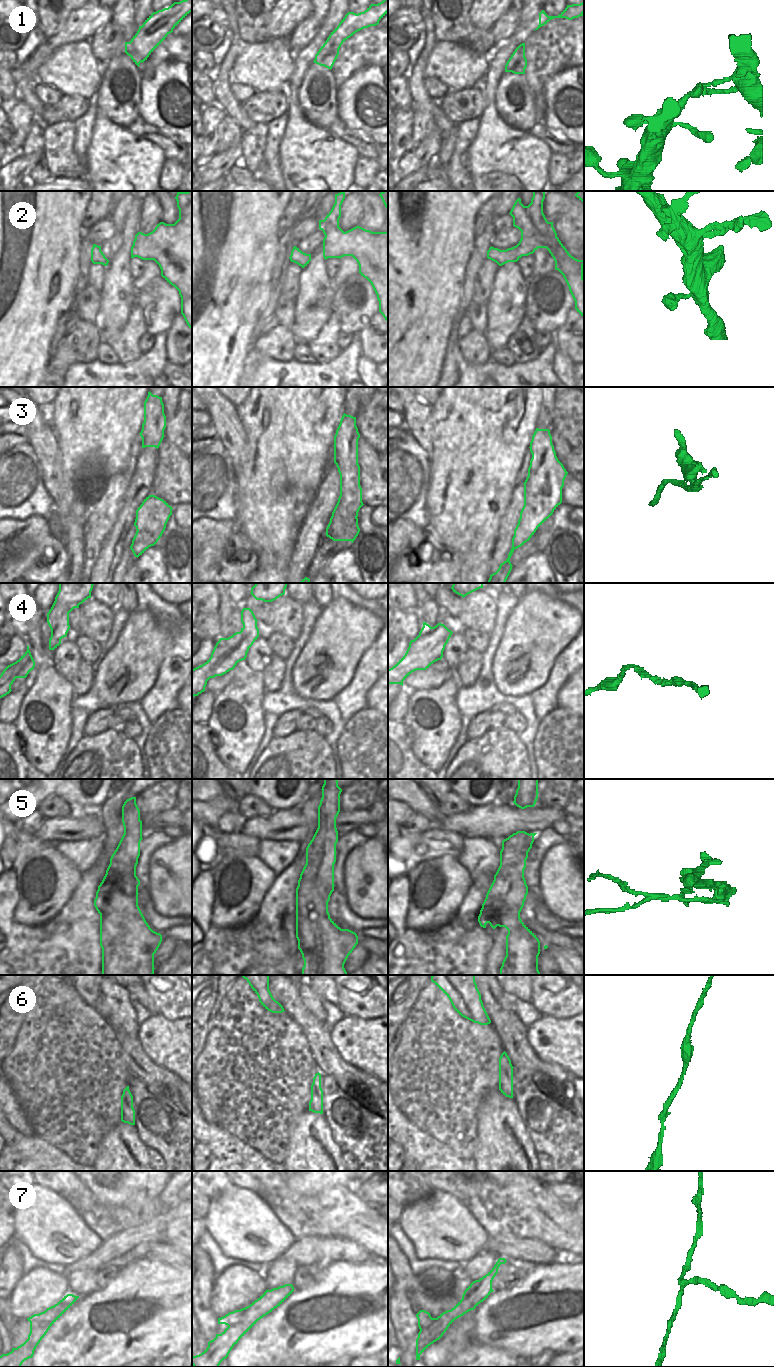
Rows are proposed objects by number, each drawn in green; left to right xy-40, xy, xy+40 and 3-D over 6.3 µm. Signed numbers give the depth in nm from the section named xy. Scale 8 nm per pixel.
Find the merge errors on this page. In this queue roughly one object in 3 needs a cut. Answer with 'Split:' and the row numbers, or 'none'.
Split: 3, 5, 7

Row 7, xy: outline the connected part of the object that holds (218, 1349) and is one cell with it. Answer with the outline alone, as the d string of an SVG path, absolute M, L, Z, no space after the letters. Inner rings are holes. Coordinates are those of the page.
M292 1284L266 1290L249 1306L242 1308L236 1321L208 1342L208 1347L192 1357L194 1367L219 1367L235 1344L264 1316L280 1306L294 1291Z

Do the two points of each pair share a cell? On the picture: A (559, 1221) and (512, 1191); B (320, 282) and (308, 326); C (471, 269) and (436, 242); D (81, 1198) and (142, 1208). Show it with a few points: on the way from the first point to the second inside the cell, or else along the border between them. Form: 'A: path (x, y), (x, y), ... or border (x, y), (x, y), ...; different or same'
A: path (547, 1219), (534, 1213), (524, 1203); same
B: path (319, 293), (319, 306), (311, 315); same
C: border (473, 243), (462, 289); different
D: path (96, 1213), (127, 1213); same

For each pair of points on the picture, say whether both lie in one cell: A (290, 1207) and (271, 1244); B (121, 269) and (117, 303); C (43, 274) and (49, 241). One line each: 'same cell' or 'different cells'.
A: different cells
B: same cell
C: same cell

